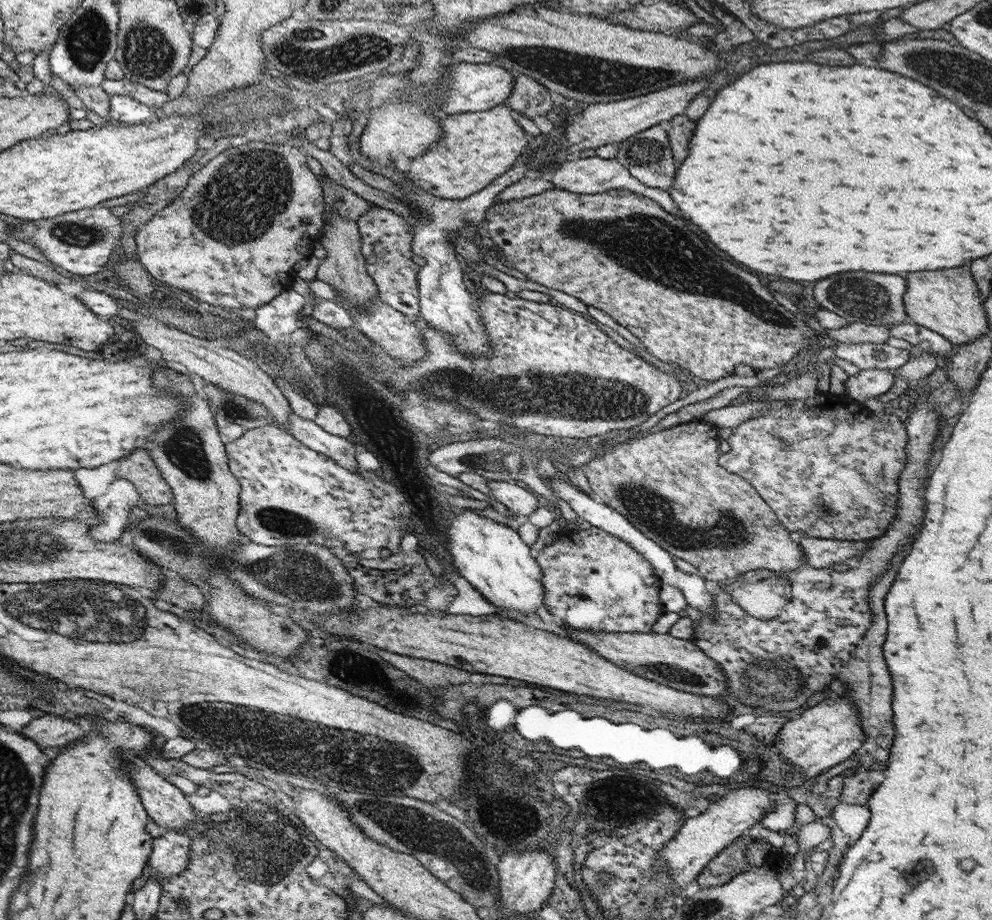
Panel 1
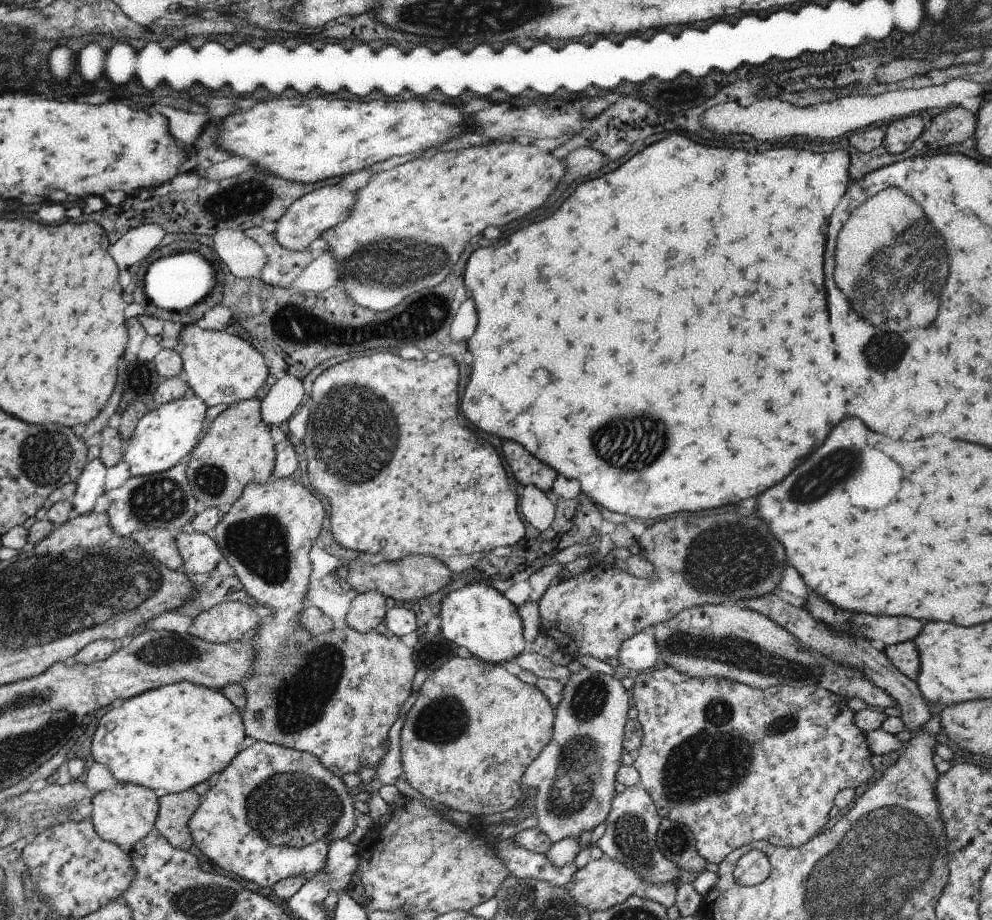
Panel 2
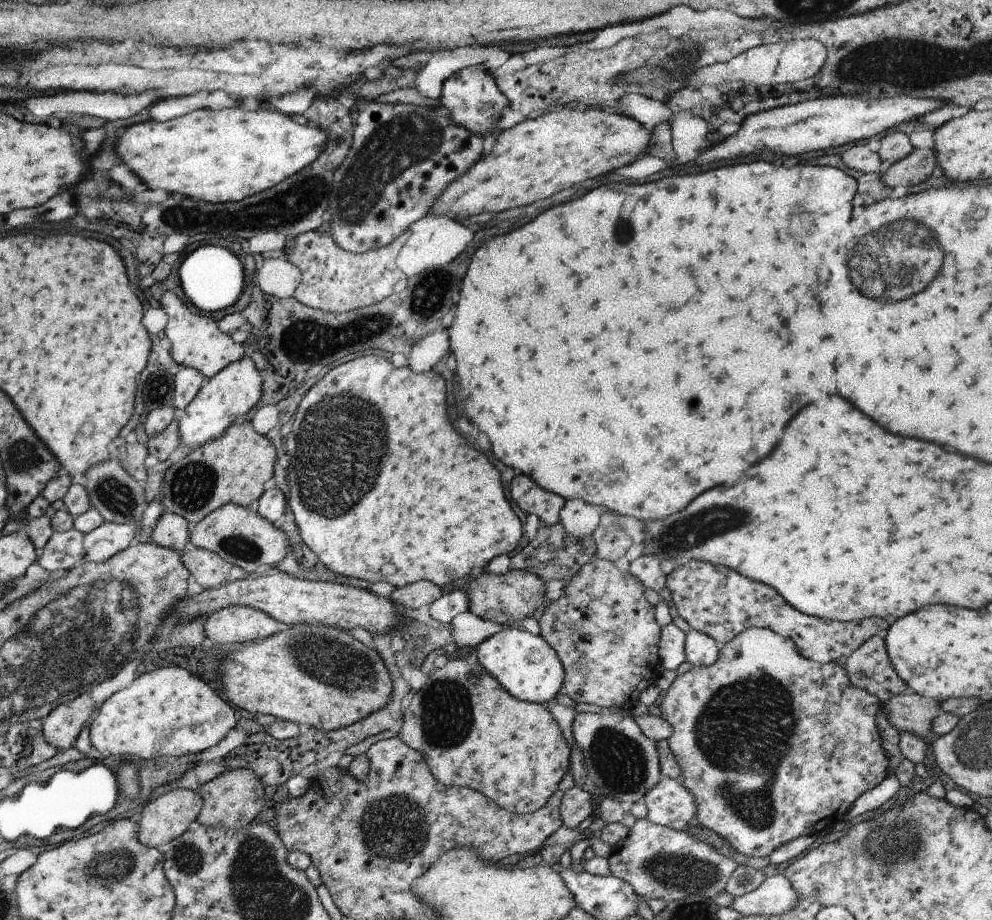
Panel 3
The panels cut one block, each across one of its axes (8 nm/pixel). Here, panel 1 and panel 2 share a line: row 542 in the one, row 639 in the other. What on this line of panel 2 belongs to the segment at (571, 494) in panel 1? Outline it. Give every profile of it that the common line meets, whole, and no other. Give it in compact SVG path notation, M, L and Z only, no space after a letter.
M643 630L621 644L619 656L615 660L619 660L627 670L653 670L659 666L659 642L655 636Z

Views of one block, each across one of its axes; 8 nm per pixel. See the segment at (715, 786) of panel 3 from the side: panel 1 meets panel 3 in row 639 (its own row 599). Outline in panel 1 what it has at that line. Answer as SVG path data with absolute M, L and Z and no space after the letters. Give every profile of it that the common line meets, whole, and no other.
M769 570L745 572L727 586L731 600L759 622L769 622L791 598L791 586Z

